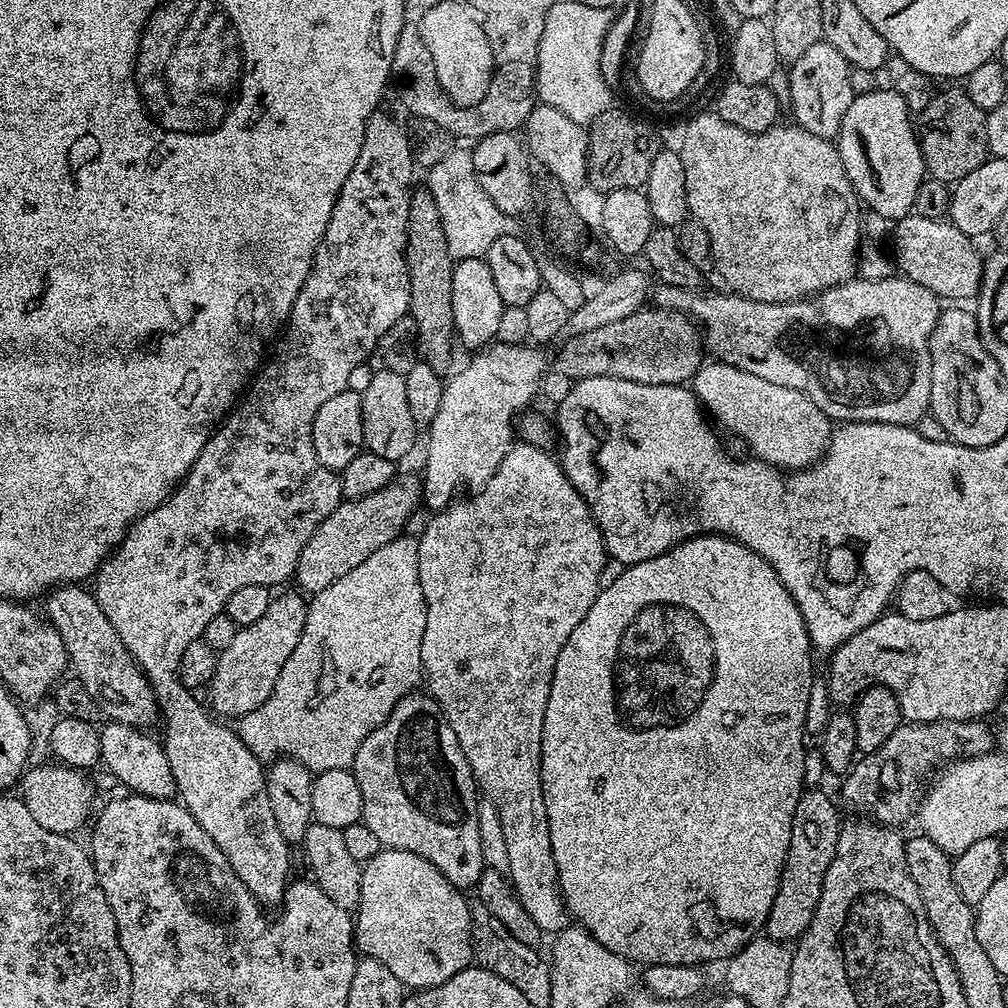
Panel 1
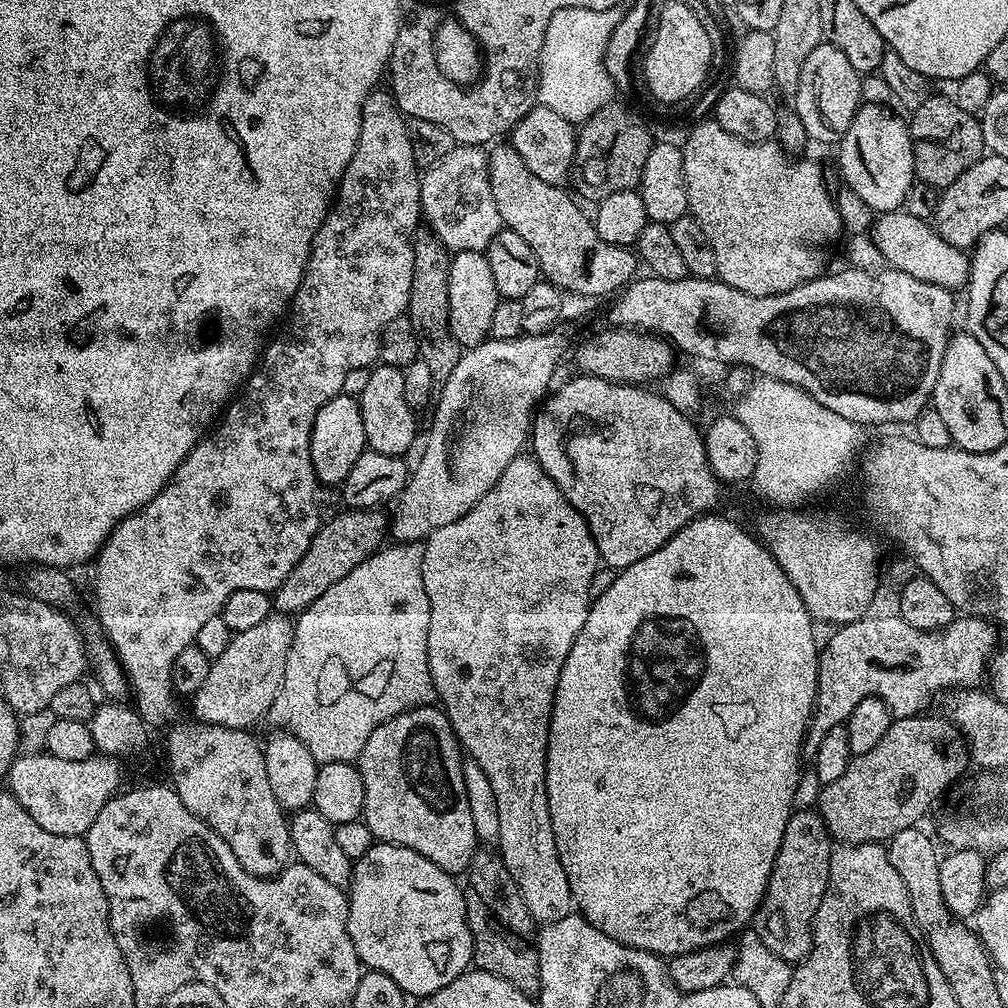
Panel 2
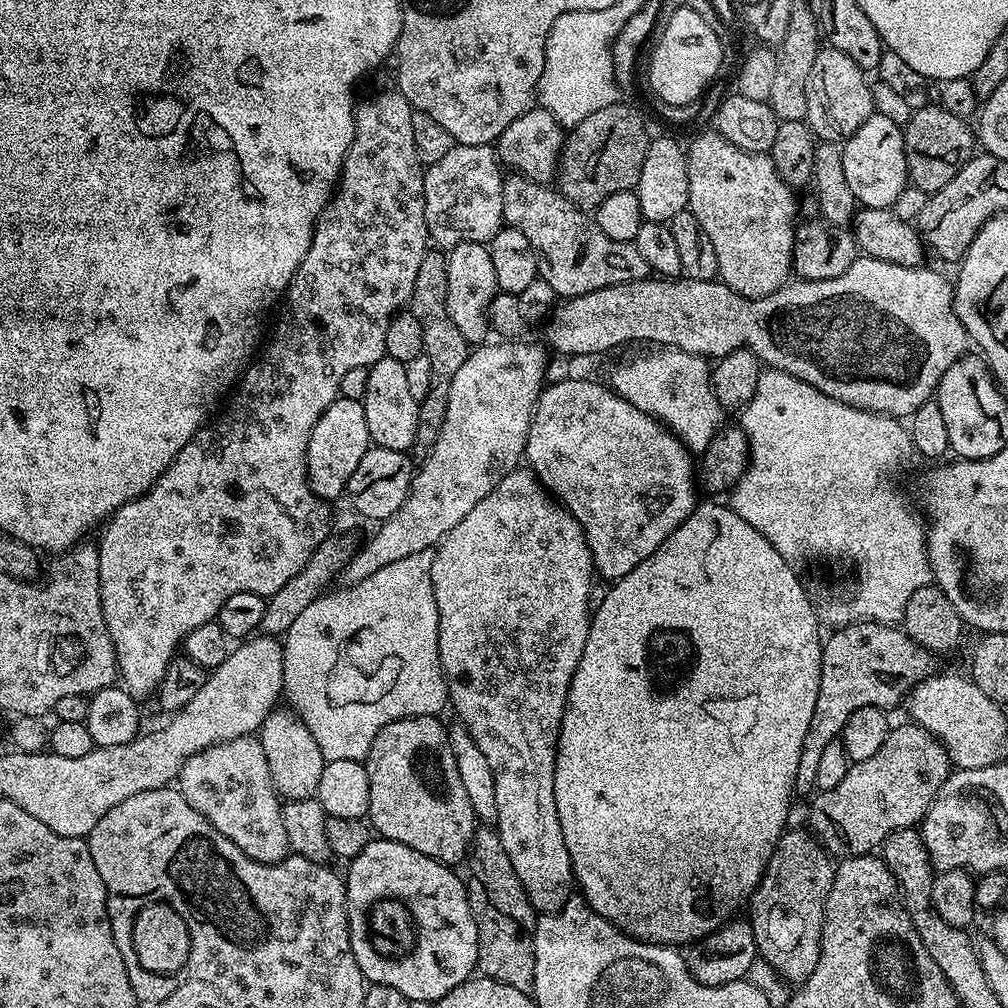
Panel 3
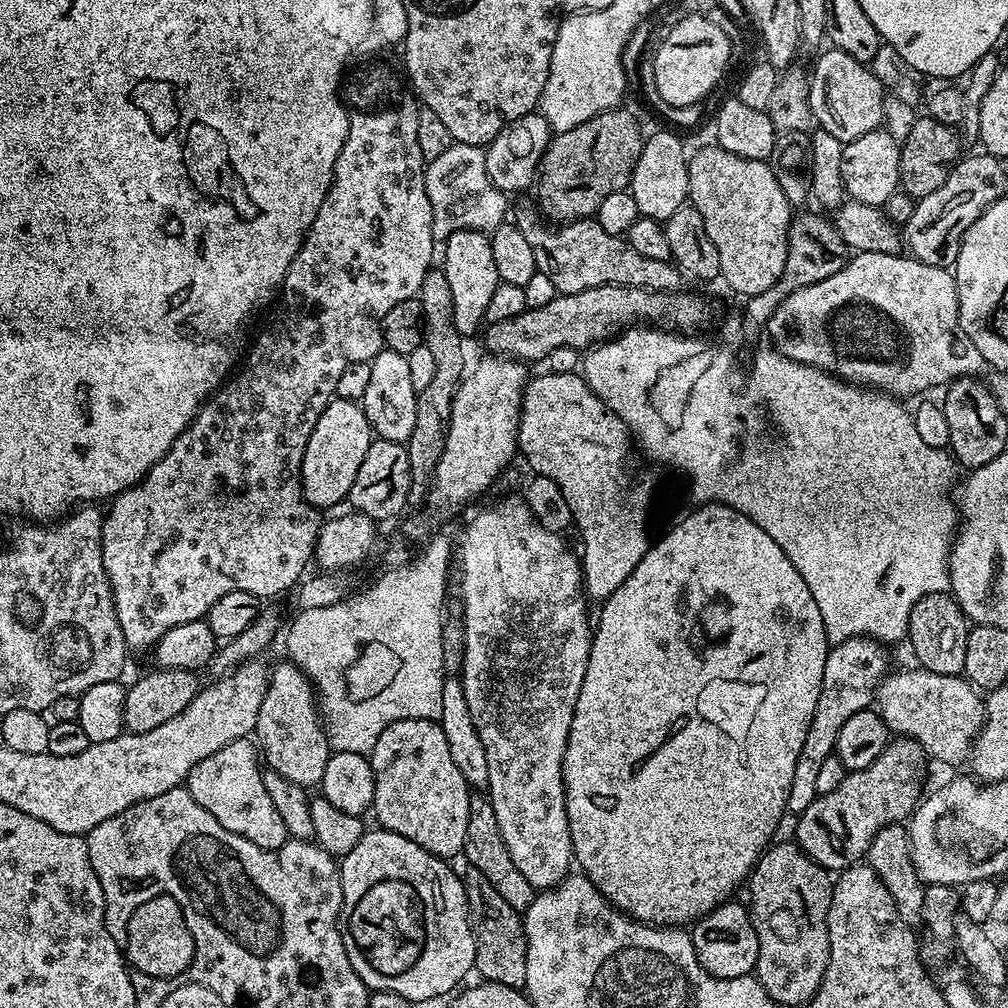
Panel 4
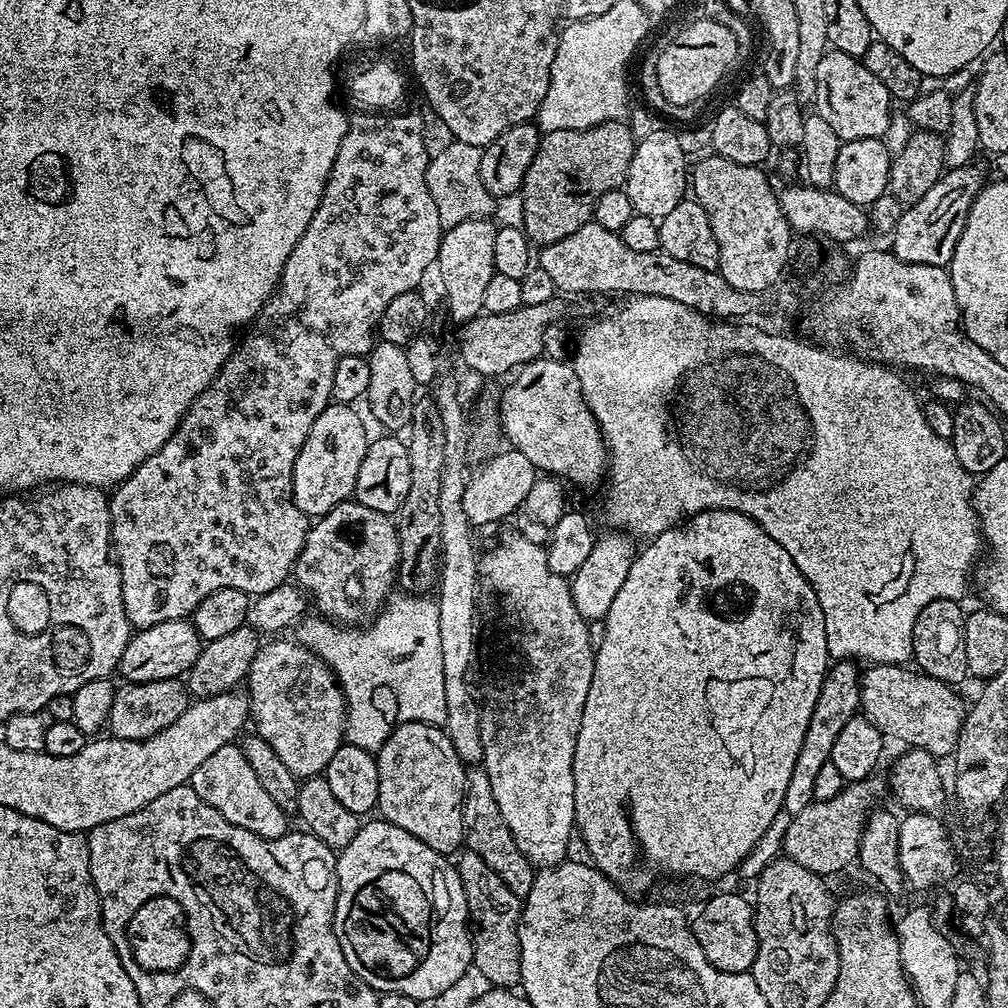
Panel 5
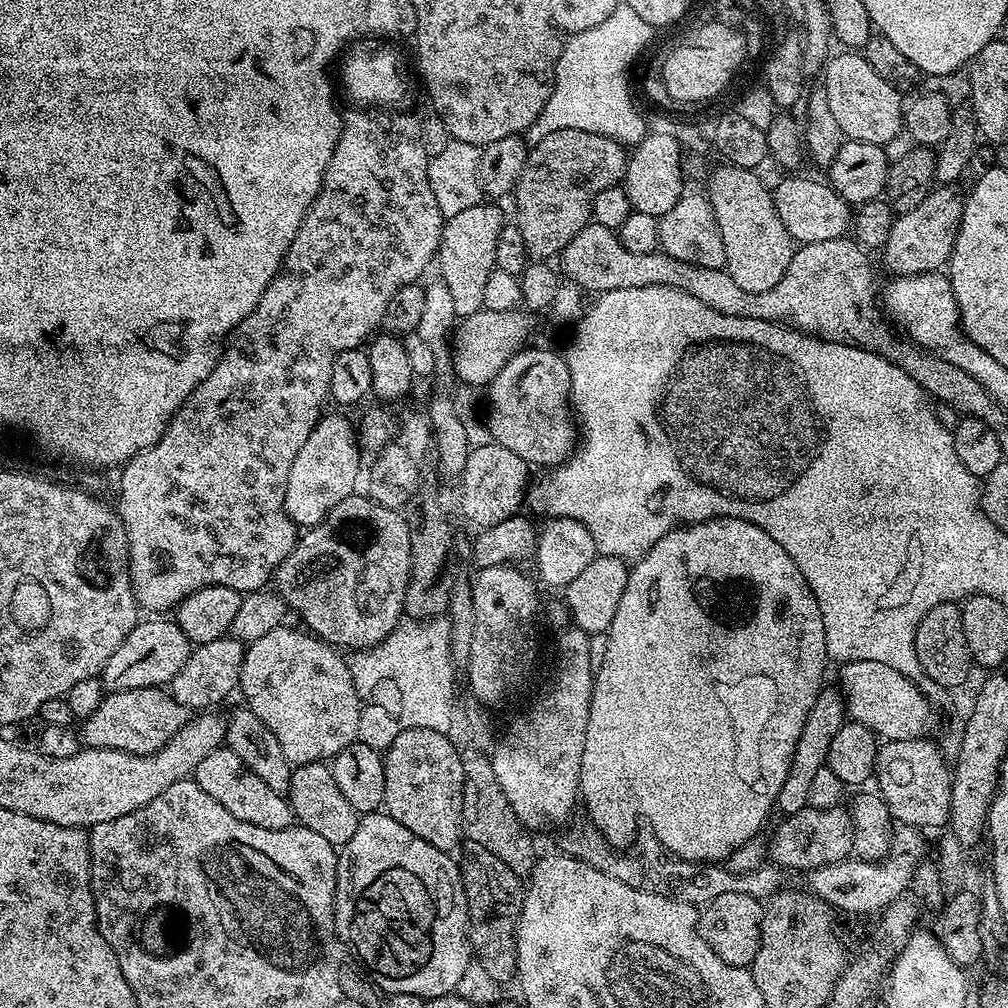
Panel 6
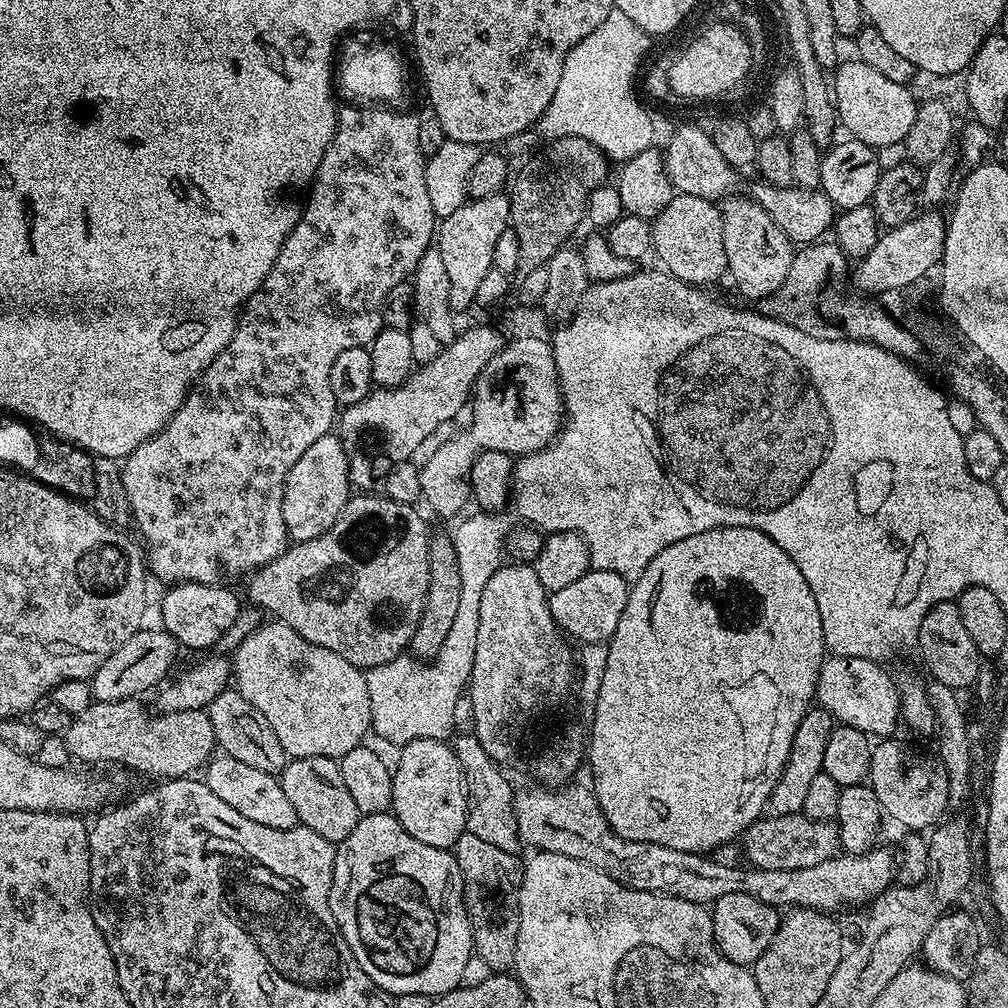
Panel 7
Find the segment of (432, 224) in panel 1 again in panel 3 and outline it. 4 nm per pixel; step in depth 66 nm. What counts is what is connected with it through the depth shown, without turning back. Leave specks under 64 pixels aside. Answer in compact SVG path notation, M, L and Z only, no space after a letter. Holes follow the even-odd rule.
M429 250L422 258L422 266L418 266L418 274L414 277L414 290L410 301L410 310L414 318L418 318L418 326L422 326L422 342L426 358L430 358L430 390L426 390L426 398L419 400L418 430L414 452L424 458L438 440L442 422L446 421L447 398L449 397L451 379L461 369L470 353L470 345L462 334L458 334L458 326L450 322L450 314L446 314L446 266L448 257L443 251Z

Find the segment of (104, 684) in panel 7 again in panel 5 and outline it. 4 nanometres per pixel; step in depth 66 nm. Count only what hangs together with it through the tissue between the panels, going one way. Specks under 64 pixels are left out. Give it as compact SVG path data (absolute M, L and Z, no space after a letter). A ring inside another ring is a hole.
M191 619L158 622L158 626L139 629L128 641L126 650L122 650L118 676L130 684L175 680L187 674L194 662L198 662L201 647L201 638Z

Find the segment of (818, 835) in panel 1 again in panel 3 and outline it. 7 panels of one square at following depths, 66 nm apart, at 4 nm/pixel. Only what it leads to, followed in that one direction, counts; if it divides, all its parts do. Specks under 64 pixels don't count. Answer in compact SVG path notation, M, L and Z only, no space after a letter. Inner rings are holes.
M788 828L776 844L760 885L750 897L750 923L759 955L786 982L803 982L818 966L826 898L834 882L833 857L804 828Z

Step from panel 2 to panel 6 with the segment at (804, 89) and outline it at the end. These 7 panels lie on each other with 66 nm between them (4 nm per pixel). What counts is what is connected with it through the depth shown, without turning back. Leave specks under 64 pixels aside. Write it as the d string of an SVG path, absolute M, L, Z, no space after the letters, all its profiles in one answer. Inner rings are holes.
M840 50L840 53L833 55L824 65L822 73L822 86L826 90L826 102L830 102L830 114L838 122L838 126L849 140L861 140L883 146L894 138L894 134L902 131L904 123L904 104L900 96L901 89L890 86L882 74L874 74L874 66L866 62L866 58L856 50Z

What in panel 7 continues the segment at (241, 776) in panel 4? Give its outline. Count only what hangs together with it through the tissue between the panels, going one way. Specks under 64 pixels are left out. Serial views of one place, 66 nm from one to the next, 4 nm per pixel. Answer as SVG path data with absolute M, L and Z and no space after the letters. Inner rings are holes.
M218 754L208 762L202 779L210 786L210 790L214 790L214 794L218 794L218 798L222 798L222 802L226 802L226 806L250 818L250 822L278 830L290 830L300 824L298 810L294 810L294 806L286 798L279 779L266 774L266 770L254 770L254 766L238 762L238 758Z

